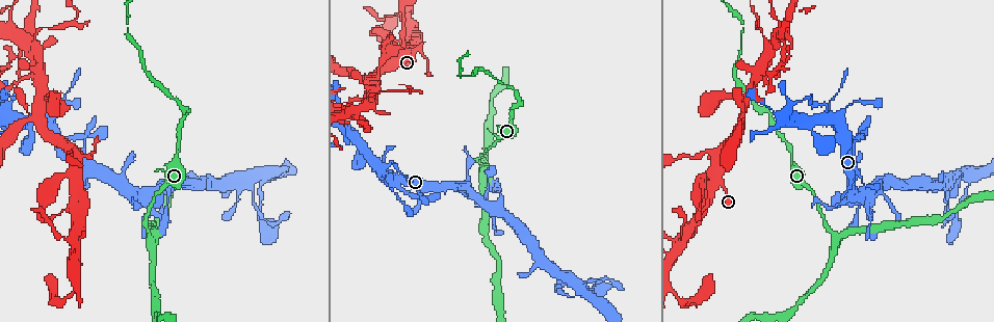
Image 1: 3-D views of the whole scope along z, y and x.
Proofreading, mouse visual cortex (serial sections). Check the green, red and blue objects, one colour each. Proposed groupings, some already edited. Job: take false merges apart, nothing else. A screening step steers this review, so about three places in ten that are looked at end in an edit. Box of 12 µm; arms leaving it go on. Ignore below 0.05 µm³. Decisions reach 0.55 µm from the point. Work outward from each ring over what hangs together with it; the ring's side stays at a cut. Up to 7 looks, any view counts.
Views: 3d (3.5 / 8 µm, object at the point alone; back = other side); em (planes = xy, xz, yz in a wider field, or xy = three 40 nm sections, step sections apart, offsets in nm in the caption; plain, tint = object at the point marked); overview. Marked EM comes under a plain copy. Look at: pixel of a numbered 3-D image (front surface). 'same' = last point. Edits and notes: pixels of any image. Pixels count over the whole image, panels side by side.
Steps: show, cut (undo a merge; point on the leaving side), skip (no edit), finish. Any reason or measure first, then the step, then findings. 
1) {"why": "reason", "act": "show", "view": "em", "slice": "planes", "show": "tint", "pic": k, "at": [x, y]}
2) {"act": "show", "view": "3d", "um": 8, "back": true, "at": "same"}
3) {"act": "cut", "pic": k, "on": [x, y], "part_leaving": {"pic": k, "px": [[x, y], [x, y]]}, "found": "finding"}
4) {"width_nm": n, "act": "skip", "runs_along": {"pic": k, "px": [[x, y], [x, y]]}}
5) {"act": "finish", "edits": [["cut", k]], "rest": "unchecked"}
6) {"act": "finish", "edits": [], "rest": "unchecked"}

{"why": "abrupt turn", "act": "show", "view": "3d", "um": 3.5, "back": true, "pic": 1, "at": [407, 53]}

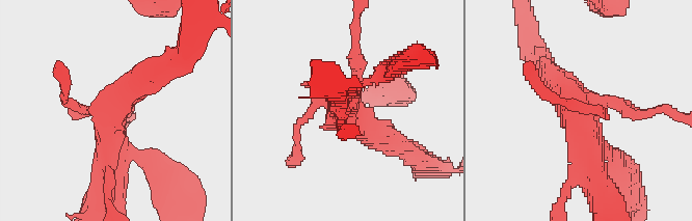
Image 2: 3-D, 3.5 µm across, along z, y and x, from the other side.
{"act": "show", "view": "em", "slice": "xy", "step": 1, "show": "tint", "pic": 2, "at": [111, 110]}

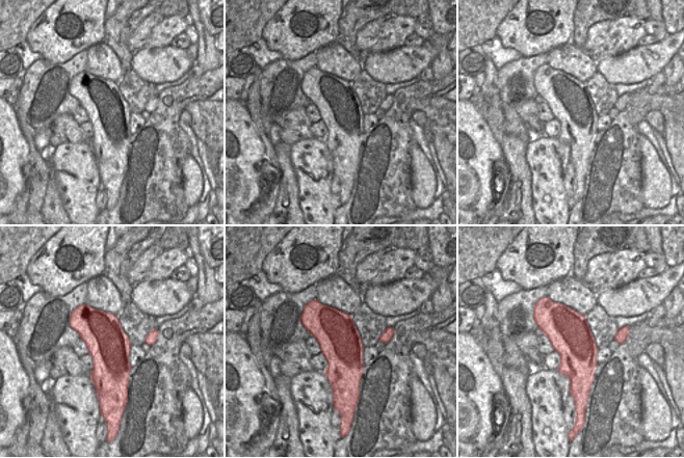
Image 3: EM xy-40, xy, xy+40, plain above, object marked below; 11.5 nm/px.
{"act": "skip", "runs_along": {"pic": 2, "px": [[107, 175], [111, 109], [159, 71]]}, "found": "continuous, no second cell"}

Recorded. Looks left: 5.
{"why": "abrupt turn", "act": "show", "view": "3d", "um": 8, "pic": 1, "at": [771, 115]}

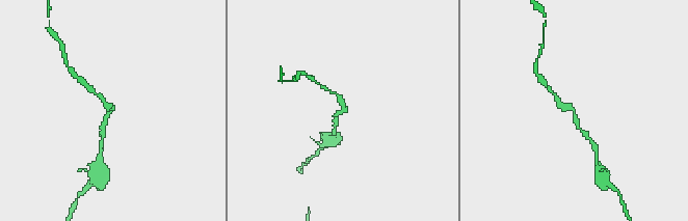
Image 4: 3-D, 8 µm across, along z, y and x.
{"why": "zoom in", "act": "show", "view": "3d", "um": 3.5, "pic": 4, "at": [342, 112]}

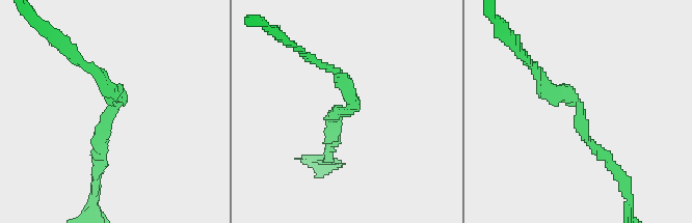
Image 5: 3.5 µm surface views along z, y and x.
{"arm_widths_nm": [150, 150], "why": "need the tissue", "act": "show", "view": "em", "slice": "xy", "step": 1, "show": "tint", "pic": 5, "at": [577, 102]}

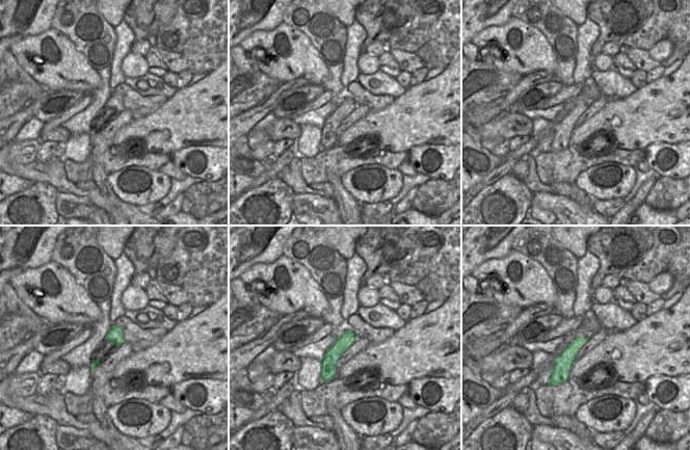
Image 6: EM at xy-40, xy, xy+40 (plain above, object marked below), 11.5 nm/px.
{"act": "skip", "runs_along": {"pic": 6, "px": [[349, 333], [333, 354], [323, 379]]}, "found": "all the same cell"}

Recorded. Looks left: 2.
{"why": "sudden change in width", "act": "show", "view": "3d", "um": 3.5, "pic": 1, "at": [127, 28]}

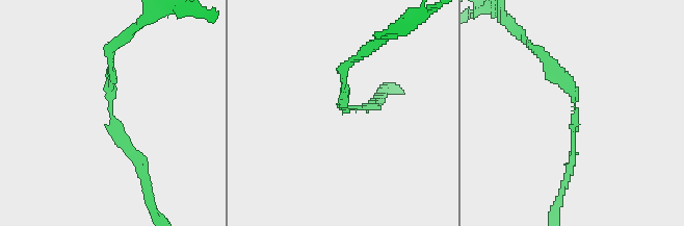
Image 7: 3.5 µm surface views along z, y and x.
{"arm_widths_nm": [100, 100], "act": "show", "view": "em", "slice": "xy", "step": 2, "show": "tint", "pic": 7, "at": [344, 108]}

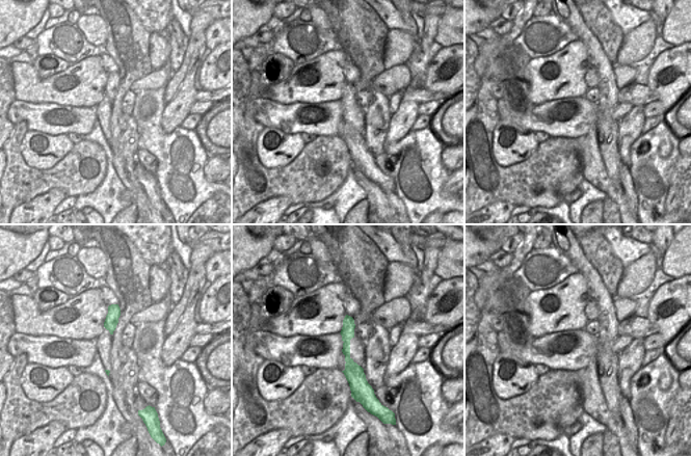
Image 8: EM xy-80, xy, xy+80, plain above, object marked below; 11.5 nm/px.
{"width_nm": 160, "act": "cut", "pic": 7, "on": [363, 52], "part_leaving": {"pic": 7, "px": [[111, 99], [111, 48], [130, 35]]}, "found": "a second cell is stuck on"}

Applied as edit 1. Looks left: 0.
{"act": "finish", "edits": [["cut", 7]], "rest": "unchecked"}

